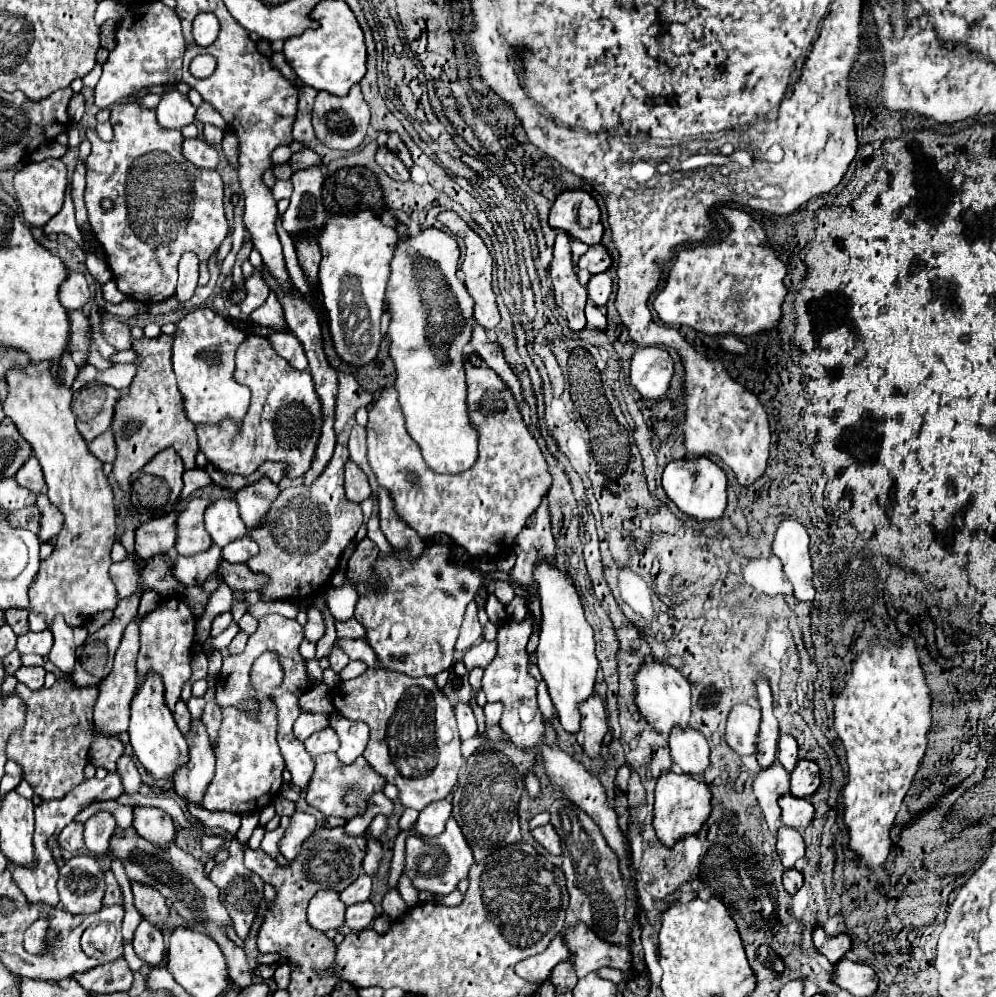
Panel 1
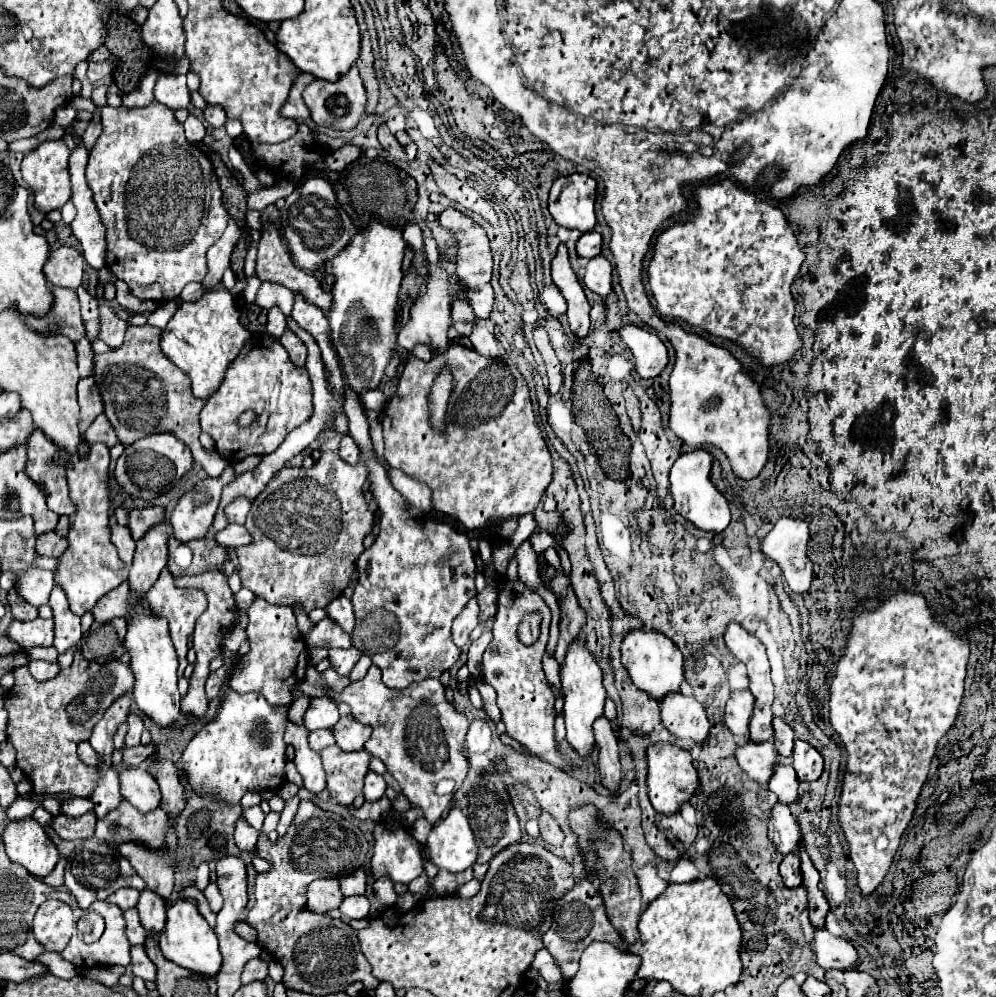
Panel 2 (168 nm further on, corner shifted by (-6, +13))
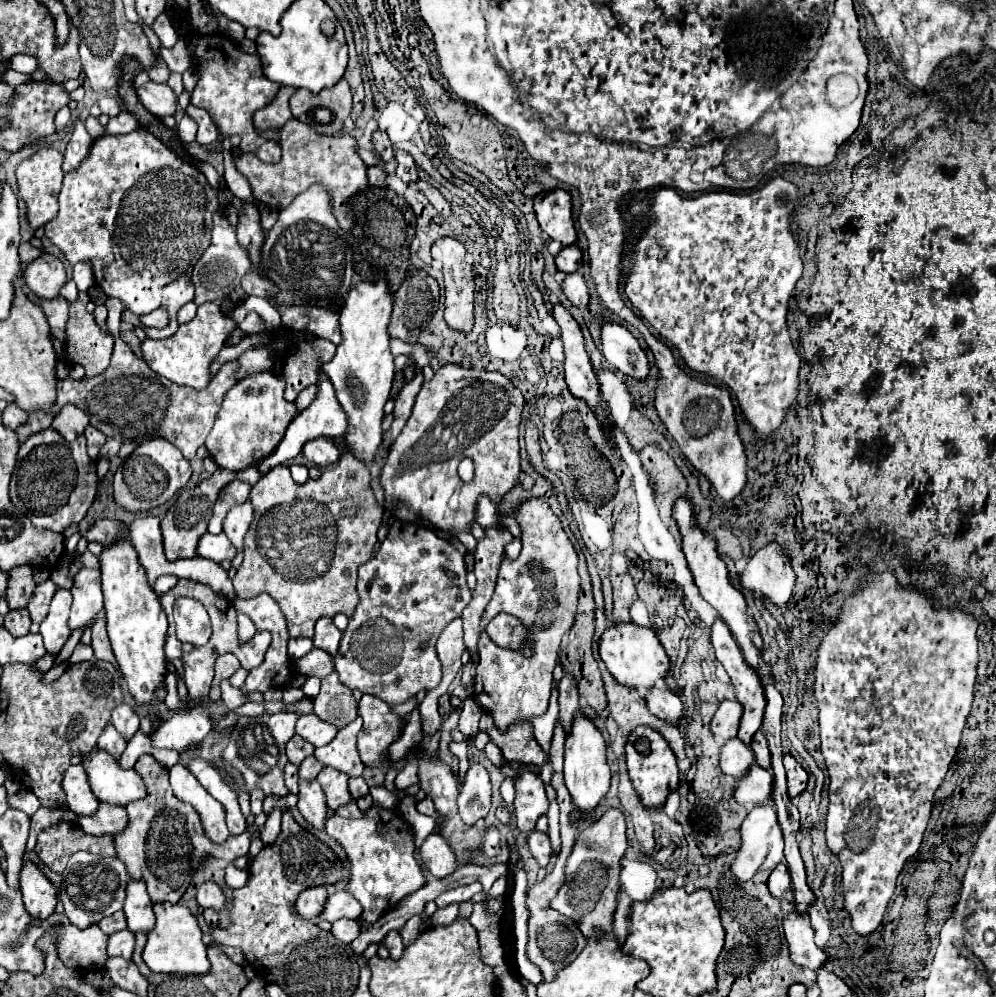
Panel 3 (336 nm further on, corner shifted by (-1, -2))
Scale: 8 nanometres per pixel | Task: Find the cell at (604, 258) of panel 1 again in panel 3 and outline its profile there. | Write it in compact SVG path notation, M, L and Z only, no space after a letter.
M568 245L556 255L556 267L564 273L574 273L582 265L582 251L578 245Z

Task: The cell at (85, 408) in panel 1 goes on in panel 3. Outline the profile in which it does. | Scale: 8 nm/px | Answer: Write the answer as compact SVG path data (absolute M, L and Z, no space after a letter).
M68 403L68 405L64 405L64 407L60 409L60 413L54 417L52 427L54 427L60 435L64 435L64 439L74 441L78 435L84 433L84 429L88 427L88 423L90 423L90 421L88 421L88 415L86 415L82 409L78 409L76 405Z

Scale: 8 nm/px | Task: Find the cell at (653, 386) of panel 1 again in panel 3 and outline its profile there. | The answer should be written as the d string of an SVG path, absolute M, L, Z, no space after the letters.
M606 323L602 327L602 353L612 367L628 377L644 381L650 375L650 363L638 339L618 323Z

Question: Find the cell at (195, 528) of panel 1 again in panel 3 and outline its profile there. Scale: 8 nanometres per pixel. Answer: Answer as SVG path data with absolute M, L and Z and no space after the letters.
M218 469L214 475L210 475L208 479L204 479L200 485L196 485L194 489L186 489L176 503L168 509L168 513L162 519L162 537L164 537L164 553L168 557L168 561L176 561L176 559L186 559L186 557L196 557L196 549L198 549L198 541L200 537L206 533L206 525L208 519L212 515L212 507L220 495L220 491L226 487L226 483L234 481L236 473L234 471L224 471Z

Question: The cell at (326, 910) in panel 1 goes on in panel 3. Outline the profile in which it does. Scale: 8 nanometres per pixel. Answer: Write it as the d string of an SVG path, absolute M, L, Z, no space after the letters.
M322 885L320 887L310 887L310 889L302 891L302 895L298 895L298 899L296 899L296 911L304 919L312 921L312 919L316 919L324 911L326 897L328 897L326 887L322 887Z

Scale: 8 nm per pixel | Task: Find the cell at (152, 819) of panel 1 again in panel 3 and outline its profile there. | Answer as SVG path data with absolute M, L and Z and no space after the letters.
M92 751L82 759L90 775L90 787L100 801L126 807L146 797L148 791L142 777L134 769L120 769L118 759L112 759L106 751Z

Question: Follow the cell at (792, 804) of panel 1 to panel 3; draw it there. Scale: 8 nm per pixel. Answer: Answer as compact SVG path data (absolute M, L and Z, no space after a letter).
M752 765L752 771L744 777L744 781L738 781L734 797L740 805L752 809L760 803L770 803L772 789L774 789L774 775L768 769L762 769L760 765Z

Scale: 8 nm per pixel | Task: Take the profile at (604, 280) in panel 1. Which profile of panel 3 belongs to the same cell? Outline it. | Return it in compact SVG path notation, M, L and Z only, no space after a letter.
M570 273L566 277L566 281L562 283L562 289L566 293L566 297L580 309L586 309L590 303L590 293L588 293L588 285L582 277L582 273Z

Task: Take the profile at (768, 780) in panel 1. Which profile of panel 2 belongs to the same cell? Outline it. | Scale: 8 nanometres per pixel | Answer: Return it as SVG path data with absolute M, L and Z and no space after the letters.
M745 742L741 746L737 746L735 750L735 758L737 764L741 766L741 770L745 770L749 774L749 778L753 778L759 784L767 784L769 776L773 774L773 762L777 762L777 752L773 748L773 742Z

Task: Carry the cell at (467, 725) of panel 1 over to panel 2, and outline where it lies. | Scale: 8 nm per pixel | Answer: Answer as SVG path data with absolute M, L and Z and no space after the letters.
M475 720L471 726L469 726L469 732L467 732L467 750L473 754L473 752L489 752L491 750L491 730L487 726L485 720Z

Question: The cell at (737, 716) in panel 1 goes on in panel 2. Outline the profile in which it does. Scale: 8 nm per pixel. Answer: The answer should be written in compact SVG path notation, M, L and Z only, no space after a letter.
M749 690L731 692L731 698L725 706L725 726L735 736L749 734L749 720L753 714L753 694Z

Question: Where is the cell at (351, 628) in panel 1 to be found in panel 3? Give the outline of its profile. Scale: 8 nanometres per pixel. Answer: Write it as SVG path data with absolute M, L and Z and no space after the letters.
M322 617L316 623L316 635L314 635L314 647L324 649L330 655L336 655L338 647L340 647L340 639L342 639L342 631L334 625L334 621L330 617Z

